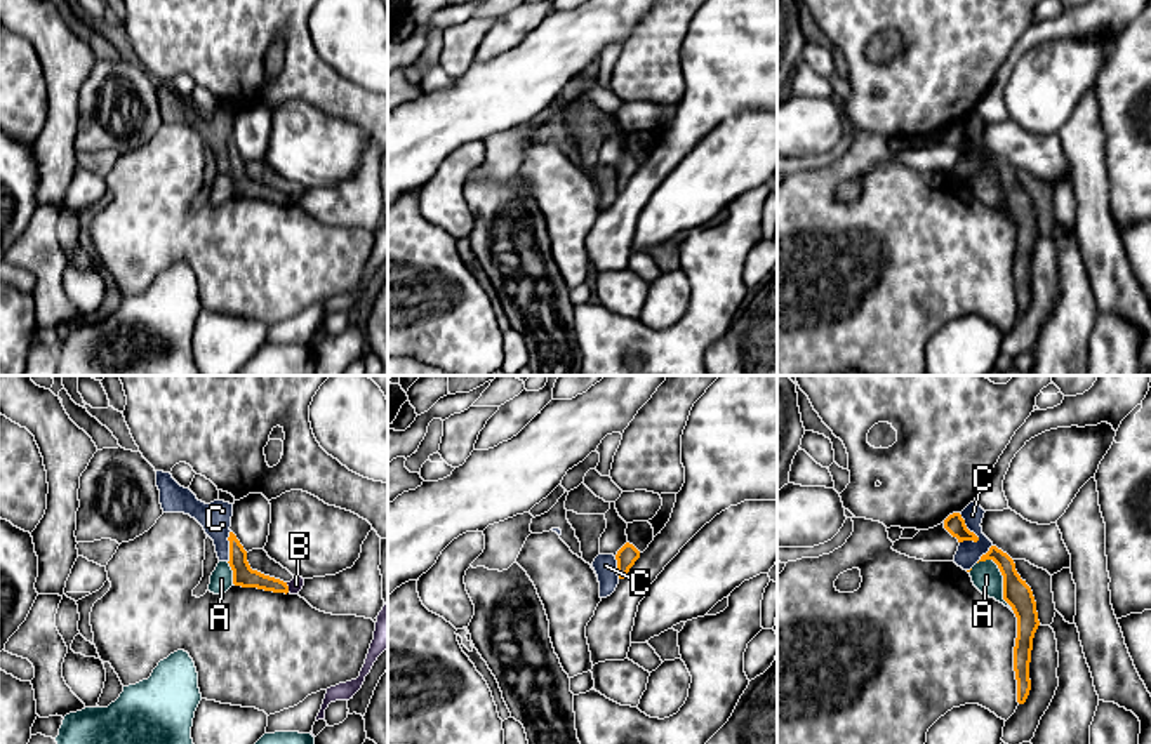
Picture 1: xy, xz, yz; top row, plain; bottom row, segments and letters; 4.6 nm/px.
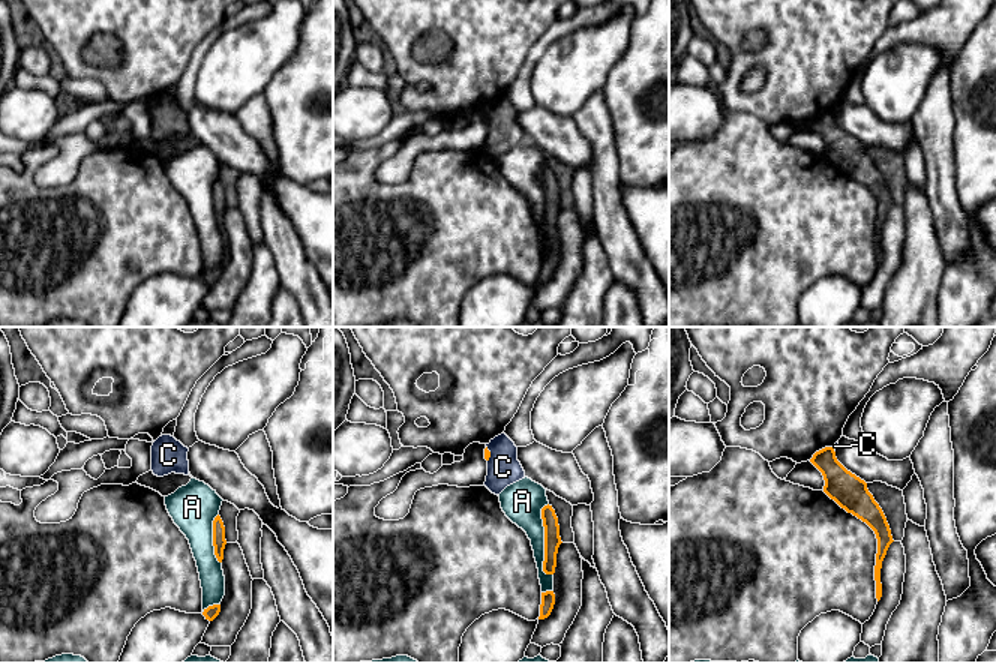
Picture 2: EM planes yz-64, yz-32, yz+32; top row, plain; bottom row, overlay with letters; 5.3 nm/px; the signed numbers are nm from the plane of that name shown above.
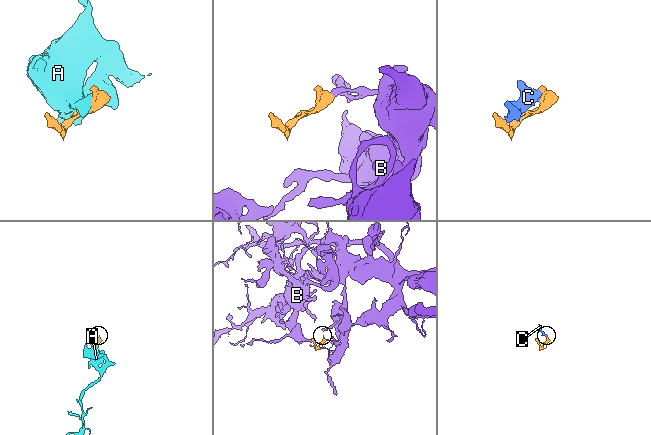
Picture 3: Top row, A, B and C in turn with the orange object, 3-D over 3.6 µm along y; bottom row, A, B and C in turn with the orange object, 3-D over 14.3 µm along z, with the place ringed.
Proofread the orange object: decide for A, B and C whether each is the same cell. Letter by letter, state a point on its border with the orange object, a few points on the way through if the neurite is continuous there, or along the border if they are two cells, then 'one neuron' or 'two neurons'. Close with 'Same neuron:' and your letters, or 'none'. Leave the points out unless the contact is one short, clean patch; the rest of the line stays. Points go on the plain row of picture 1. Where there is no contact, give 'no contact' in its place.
A: meets orange in yz at (1004, 190); two neurons
B: meets orange in xy at (287, 199); border along xy (286, 193), (289, 202); two neurons
C: meets orange in yz at (967, 139); border along yz (958, 124), (978, 148), (976, 153); two neurons
Same neuron: none

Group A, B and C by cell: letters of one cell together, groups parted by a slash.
A / B / C

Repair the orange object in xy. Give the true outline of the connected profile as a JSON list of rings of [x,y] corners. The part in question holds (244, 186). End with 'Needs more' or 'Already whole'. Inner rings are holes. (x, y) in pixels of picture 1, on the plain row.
[[[230,143],[230,177],[233,181],[233,195],[242,198],[257,198],[273,203],[289,203],[287,193],[264,186],[257,181],[252,181],[247,172],[247,162],[236,149],[233,143]]]. Already whole

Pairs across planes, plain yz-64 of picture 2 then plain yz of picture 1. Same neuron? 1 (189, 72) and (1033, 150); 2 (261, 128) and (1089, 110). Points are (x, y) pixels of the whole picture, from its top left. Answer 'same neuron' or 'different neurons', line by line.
1: different neurons
2: same neuron

